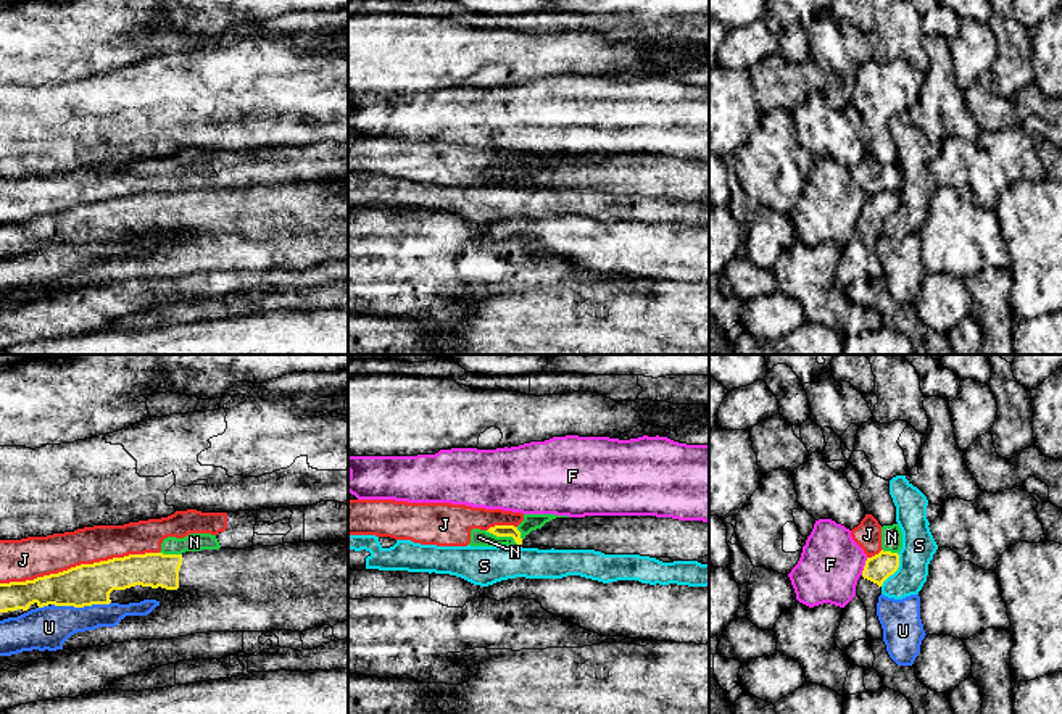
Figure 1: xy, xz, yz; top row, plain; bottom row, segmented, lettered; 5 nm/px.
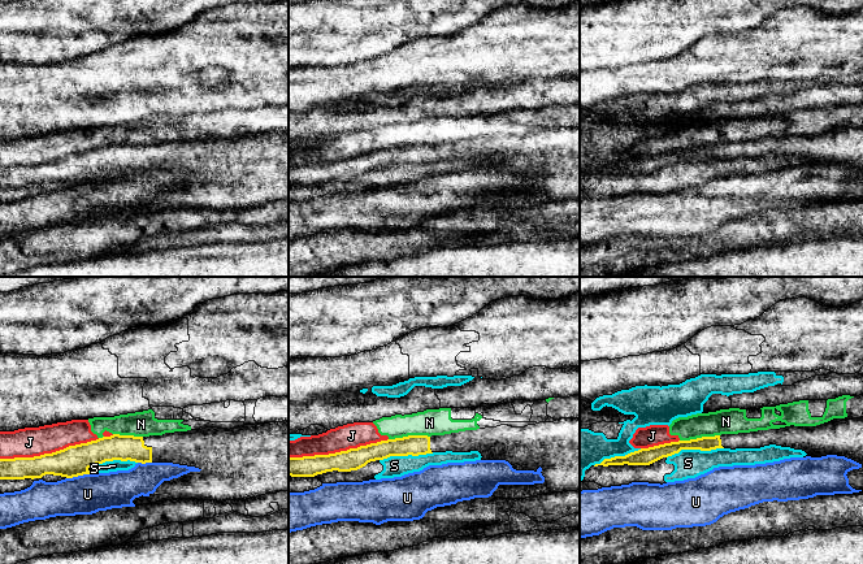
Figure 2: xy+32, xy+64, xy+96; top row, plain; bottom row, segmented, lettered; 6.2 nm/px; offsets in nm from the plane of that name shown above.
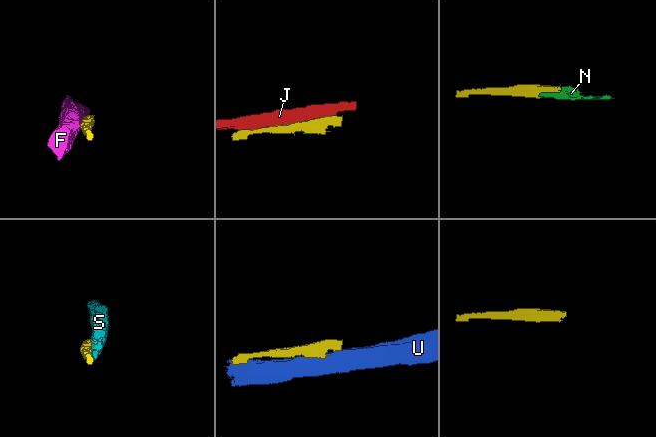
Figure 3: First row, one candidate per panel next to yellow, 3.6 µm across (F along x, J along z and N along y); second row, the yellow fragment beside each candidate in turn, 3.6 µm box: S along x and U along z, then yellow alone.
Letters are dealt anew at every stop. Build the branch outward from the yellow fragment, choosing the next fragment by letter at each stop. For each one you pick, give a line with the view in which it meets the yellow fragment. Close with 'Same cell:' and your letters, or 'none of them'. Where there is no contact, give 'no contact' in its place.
Same cell: none of them

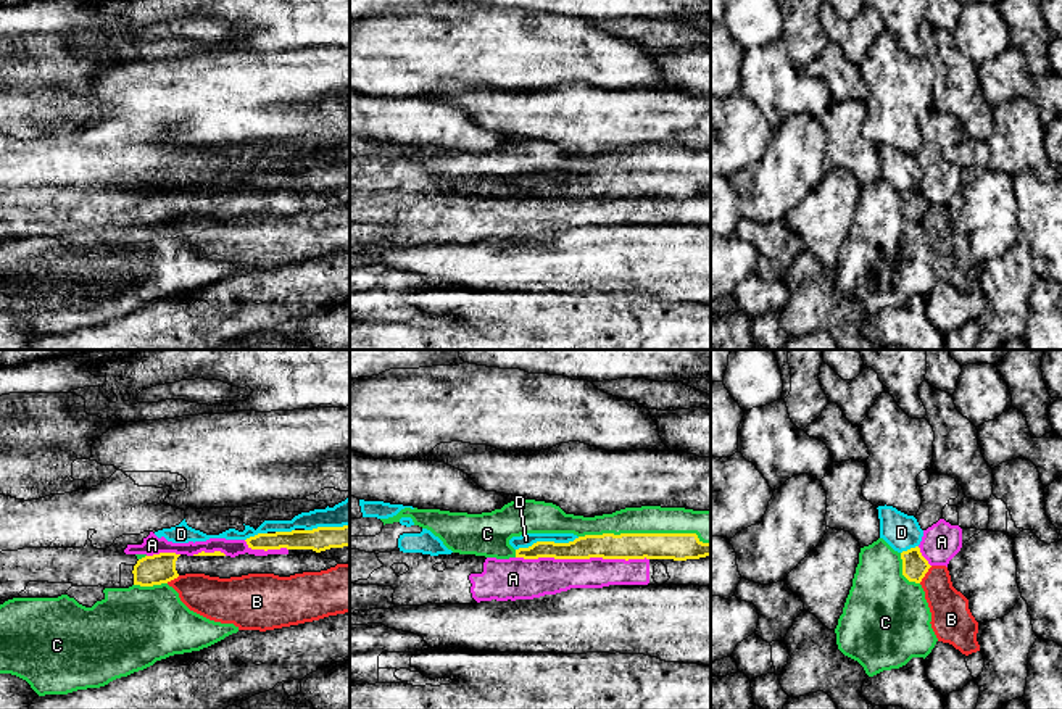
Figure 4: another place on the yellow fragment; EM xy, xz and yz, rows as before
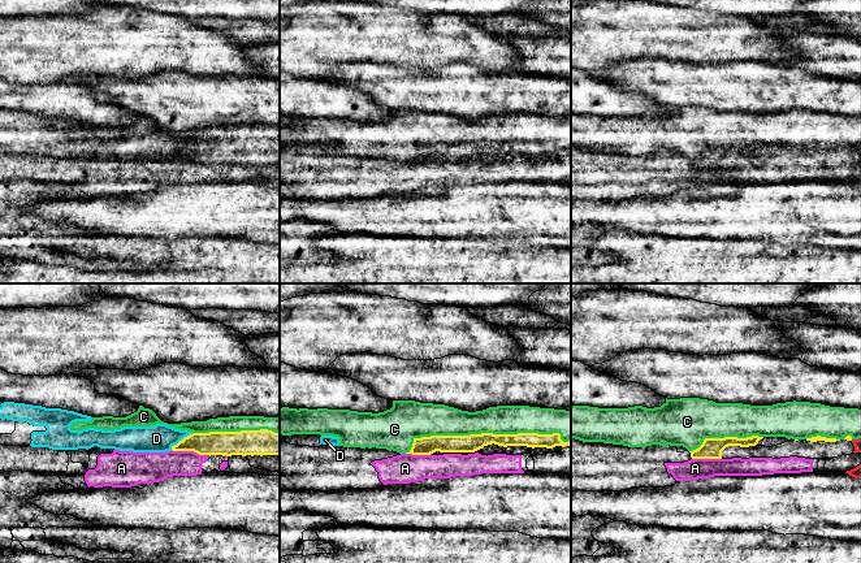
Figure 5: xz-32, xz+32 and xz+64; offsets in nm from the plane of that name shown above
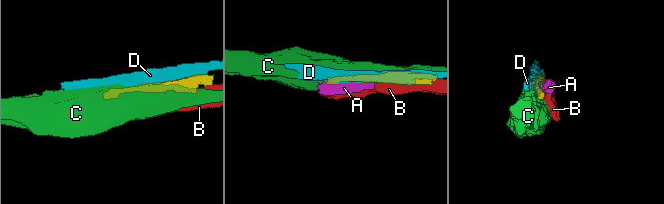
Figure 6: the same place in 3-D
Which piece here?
C: meets yellow in xz
Same cell: C

